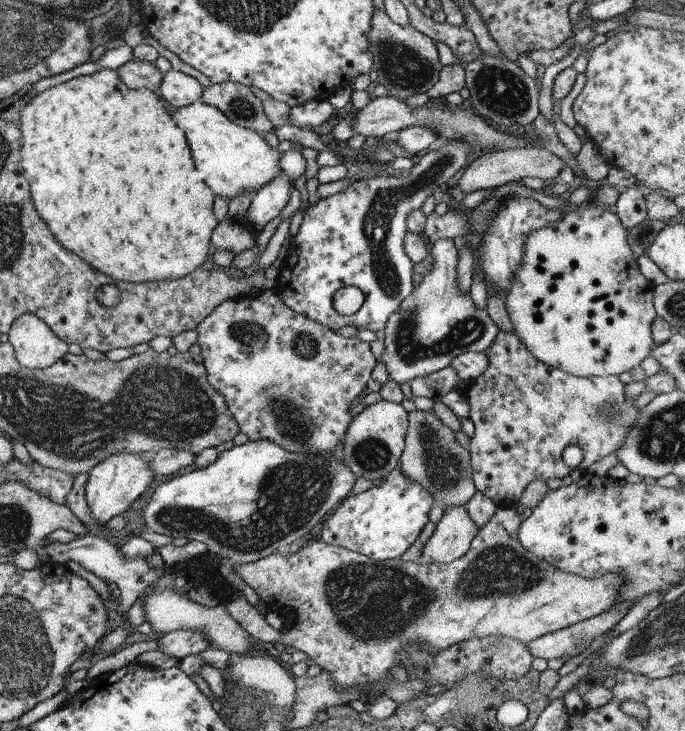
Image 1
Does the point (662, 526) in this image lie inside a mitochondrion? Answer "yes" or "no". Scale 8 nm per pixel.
no

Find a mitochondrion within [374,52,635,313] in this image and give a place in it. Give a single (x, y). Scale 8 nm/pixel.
(498, 90)

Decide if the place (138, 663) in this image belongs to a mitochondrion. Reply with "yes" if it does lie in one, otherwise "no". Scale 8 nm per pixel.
no

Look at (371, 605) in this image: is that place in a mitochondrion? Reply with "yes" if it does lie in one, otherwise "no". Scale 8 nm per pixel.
yes

